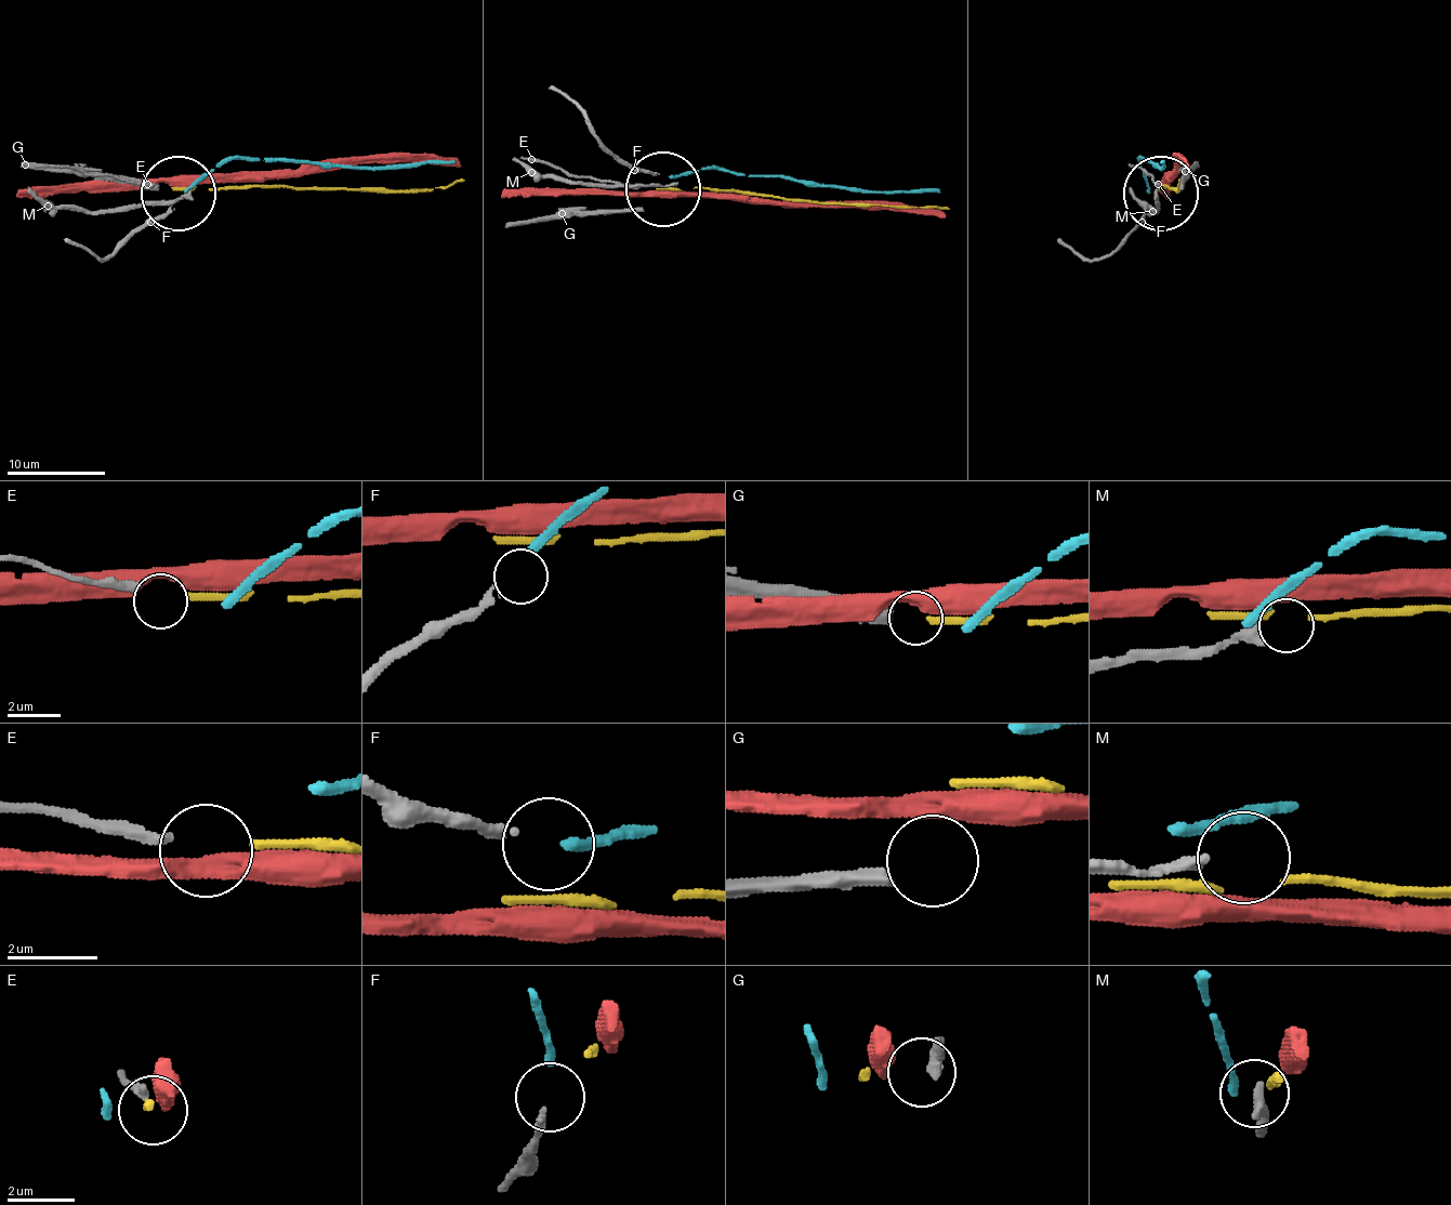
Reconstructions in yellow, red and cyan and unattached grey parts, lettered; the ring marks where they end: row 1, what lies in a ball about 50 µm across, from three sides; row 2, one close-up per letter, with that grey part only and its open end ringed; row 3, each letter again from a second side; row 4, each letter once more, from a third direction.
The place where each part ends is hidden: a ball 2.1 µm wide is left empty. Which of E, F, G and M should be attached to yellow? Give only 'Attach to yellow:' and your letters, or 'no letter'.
Attach to yellow: E

